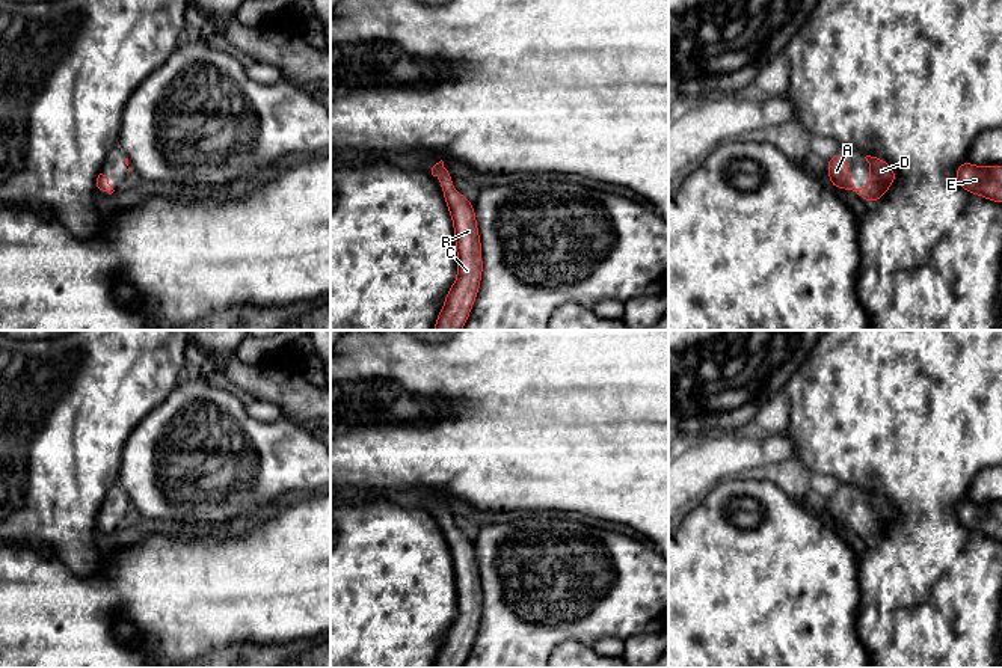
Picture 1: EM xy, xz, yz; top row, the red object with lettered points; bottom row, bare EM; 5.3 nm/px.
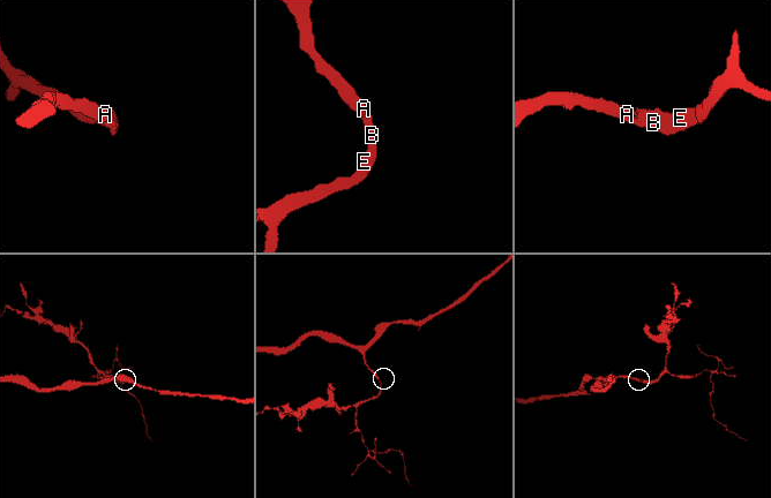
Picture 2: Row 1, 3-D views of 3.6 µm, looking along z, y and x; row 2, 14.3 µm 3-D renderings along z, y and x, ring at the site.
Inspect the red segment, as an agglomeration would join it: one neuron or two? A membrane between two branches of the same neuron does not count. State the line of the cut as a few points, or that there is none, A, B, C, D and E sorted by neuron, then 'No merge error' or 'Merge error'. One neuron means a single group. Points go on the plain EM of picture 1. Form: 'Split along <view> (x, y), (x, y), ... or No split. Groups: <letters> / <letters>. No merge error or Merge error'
No split. Groups: A B C D E. No merge error

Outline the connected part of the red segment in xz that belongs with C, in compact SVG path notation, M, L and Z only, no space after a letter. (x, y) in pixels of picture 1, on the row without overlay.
M442 498L432 505L432 513L441 516L439 525L453 556L457 588L457 617L447 630L445 642L439 648L433 668L460 668L480 626L483 611L481 579L474 543L459 528L450 529L454 525L454 517Z

